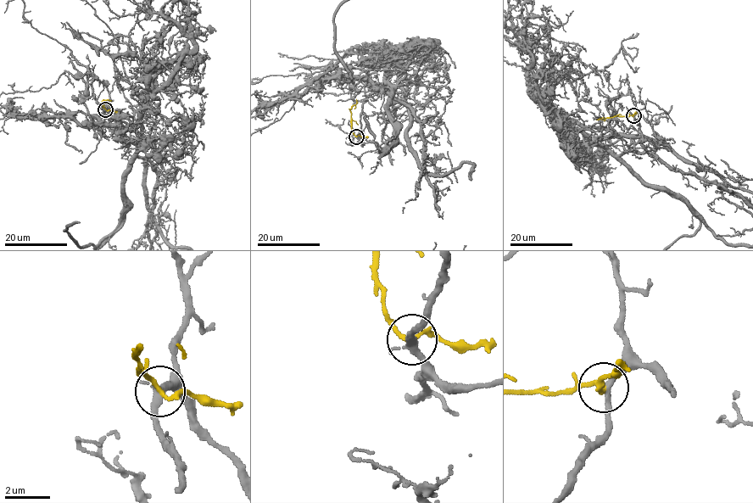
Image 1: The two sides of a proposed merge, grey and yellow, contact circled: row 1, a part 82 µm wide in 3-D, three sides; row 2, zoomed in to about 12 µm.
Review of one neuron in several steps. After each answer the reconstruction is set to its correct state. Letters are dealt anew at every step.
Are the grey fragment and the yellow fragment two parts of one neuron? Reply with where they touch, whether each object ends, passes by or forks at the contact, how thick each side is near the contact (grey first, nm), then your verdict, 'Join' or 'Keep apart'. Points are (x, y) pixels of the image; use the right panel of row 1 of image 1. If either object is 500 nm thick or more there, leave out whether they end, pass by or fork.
Place: (633, 115). At the ring grey passes by. At the ring yellow passes by. Thickness 280 nm (grey) against 180 nm. Join

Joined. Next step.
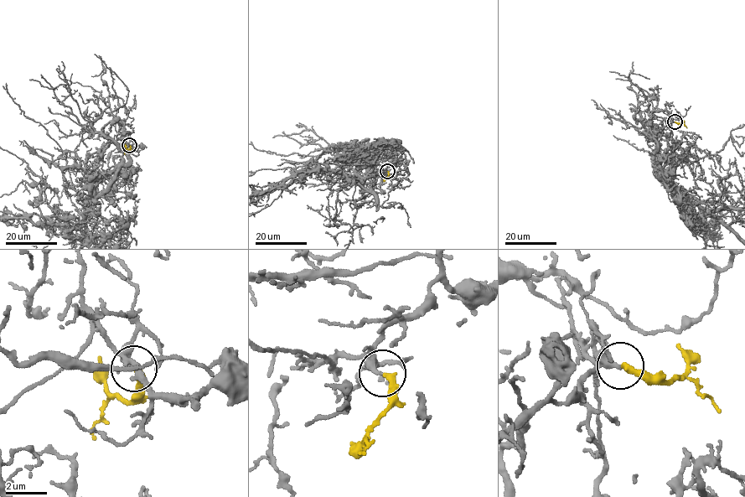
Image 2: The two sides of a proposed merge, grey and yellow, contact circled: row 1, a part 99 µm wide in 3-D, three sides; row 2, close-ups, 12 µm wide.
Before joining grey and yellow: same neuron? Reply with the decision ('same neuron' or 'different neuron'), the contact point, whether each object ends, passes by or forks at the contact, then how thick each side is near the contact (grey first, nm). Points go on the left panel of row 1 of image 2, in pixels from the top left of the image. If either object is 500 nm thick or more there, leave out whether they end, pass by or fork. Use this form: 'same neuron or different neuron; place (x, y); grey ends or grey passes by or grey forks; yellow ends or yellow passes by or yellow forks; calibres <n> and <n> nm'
same neuron; place (129, 145); grey ends; yellow ends; calibres 280 and 320 nm

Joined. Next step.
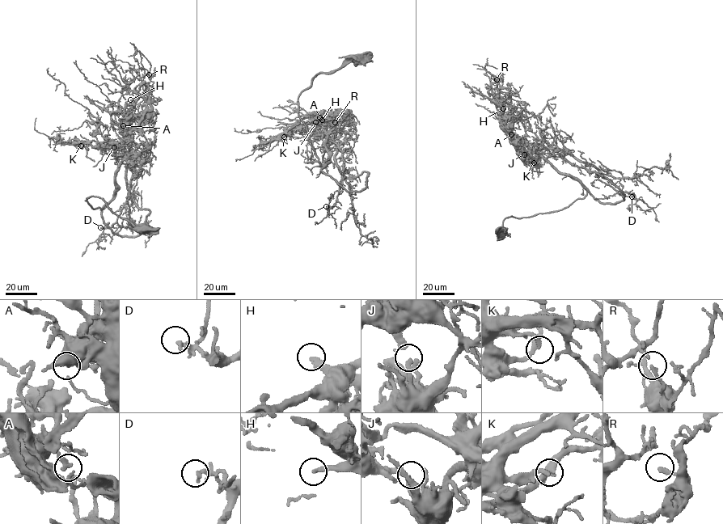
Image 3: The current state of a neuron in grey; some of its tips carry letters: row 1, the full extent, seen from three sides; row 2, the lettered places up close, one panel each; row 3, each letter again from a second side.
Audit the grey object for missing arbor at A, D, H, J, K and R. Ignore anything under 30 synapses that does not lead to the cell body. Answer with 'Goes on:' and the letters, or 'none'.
Goes on: H

